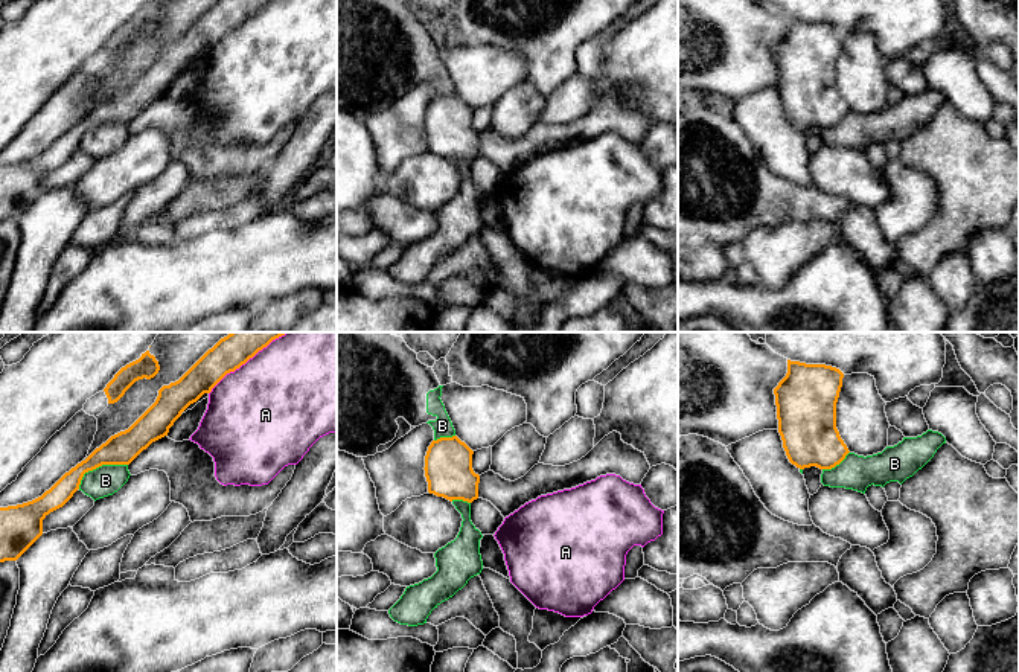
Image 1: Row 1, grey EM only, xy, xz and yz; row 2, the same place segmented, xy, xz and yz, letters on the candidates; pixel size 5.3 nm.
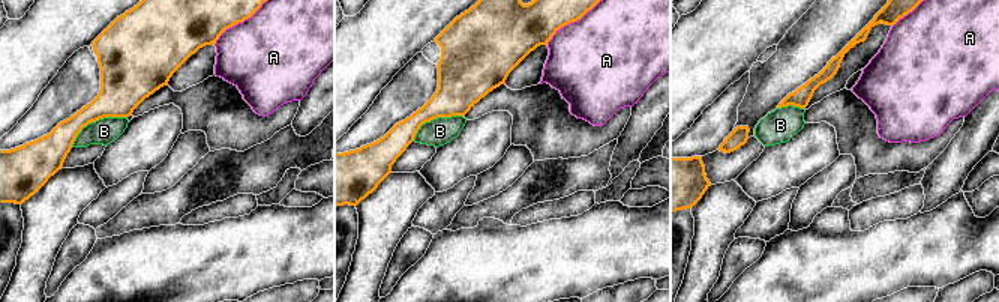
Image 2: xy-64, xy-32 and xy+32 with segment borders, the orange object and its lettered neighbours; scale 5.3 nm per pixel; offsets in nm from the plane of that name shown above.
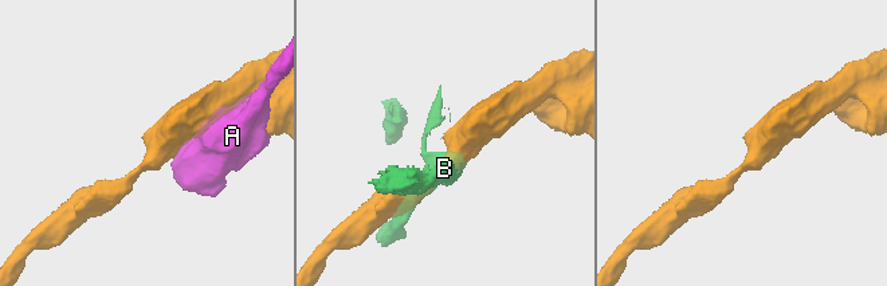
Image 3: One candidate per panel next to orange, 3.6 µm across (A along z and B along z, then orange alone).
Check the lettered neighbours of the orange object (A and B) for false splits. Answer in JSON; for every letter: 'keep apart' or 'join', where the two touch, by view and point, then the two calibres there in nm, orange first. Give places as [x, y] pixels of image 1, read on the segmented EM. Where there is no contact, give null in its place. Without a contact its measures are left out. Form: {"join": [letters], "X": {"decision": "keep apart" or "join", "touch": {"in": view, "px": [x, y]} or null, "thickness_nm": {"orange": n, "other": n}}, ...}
{"join": [], "A": {"decision": "keep apart", "touch": {"in": "xy", "px": [247, 360]}, "thickness_nm": {"orange": 200, "other": 500}}, "B": {"decision": "keep apart", "touch": {"in": "xy", "px": [98, 467]}, "thickness_nm": {"orange": 170, "other": 160}}}

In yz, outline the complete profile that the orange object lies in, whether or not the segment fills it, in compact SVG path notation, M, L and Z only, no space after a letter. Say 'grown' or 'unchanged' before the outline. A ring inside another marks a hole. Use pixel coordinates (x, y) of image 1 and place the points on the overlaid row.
unchanged; M787 360L787 373L774 389L783 448L800 469L832 469L850 453L836 428L842 378L836 367Z

